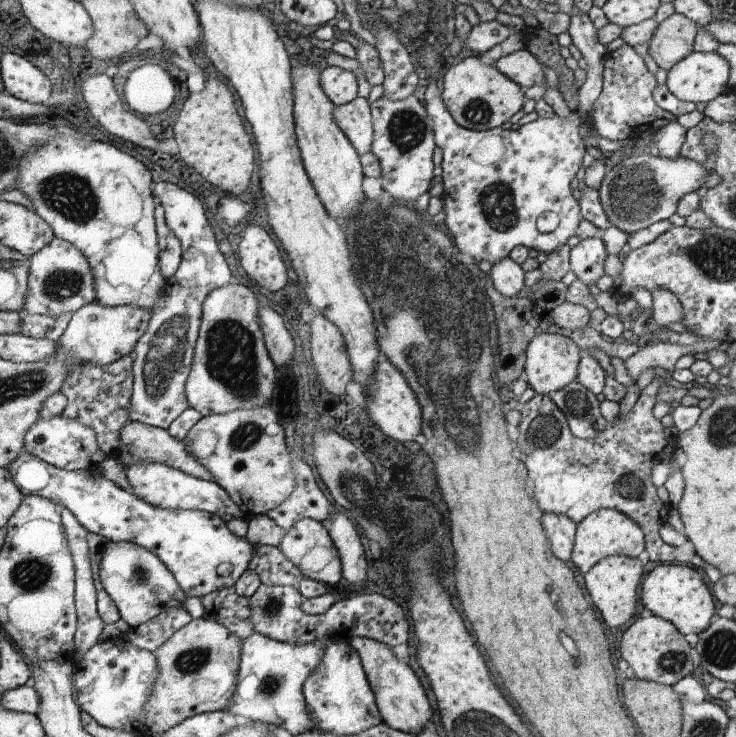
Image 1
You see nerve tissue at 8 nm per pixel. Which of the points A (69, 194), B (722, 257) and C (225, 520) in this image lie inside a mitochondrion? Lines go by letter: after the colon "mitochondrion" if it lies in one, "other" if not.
A: mitochondrion
B: mitochondrion
C: other

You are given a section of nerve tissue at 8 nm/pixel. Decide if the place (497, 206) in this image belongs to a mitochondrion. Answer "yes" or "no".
yes

